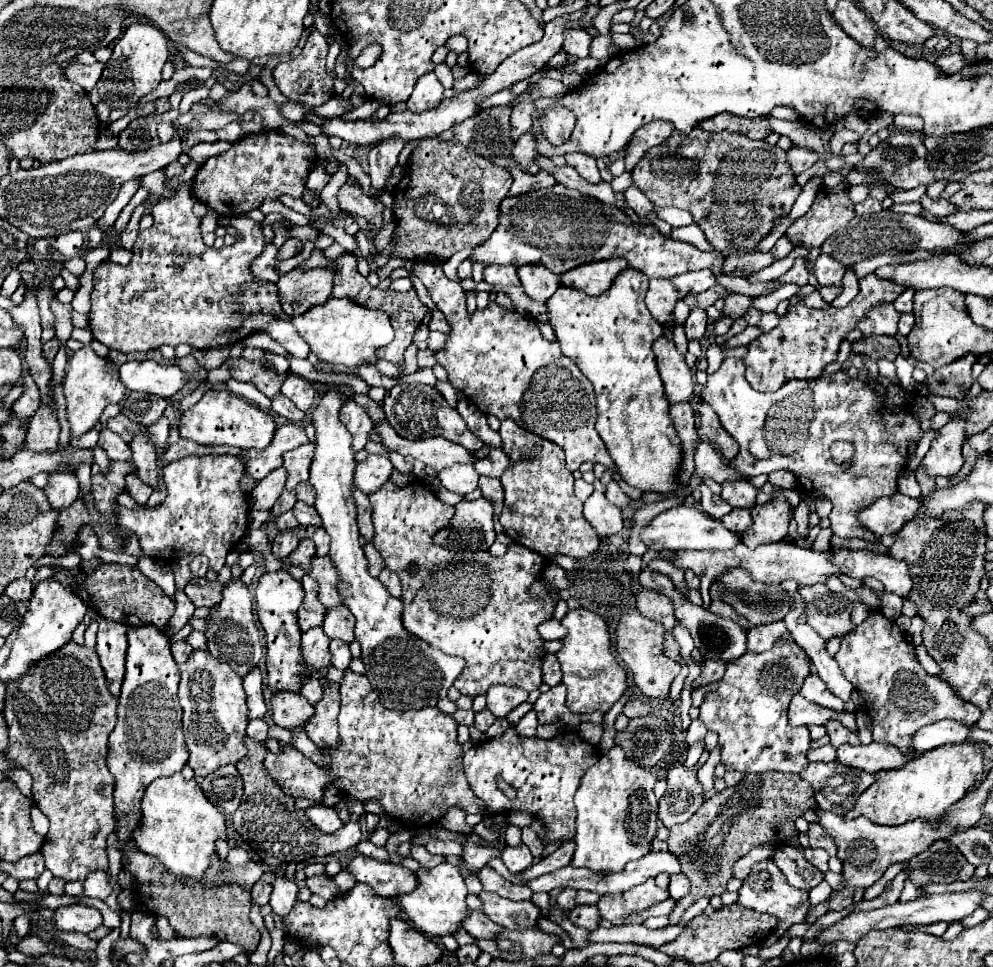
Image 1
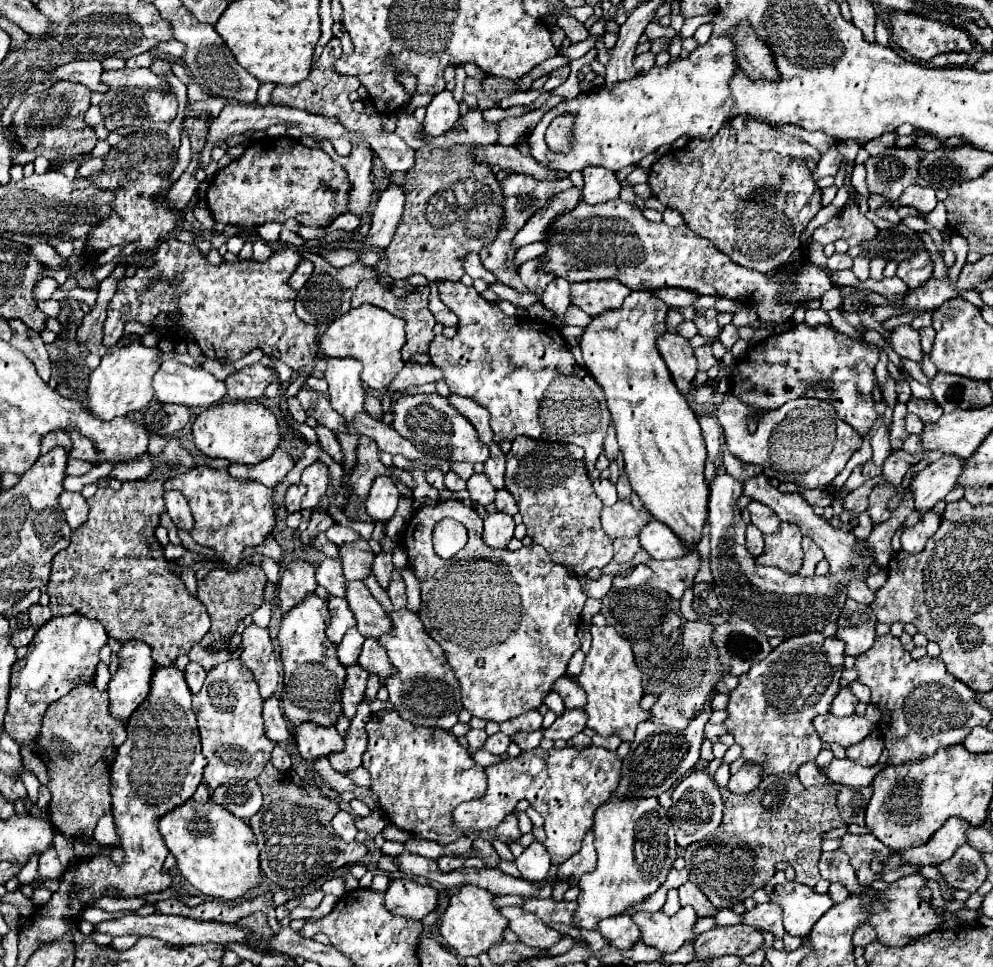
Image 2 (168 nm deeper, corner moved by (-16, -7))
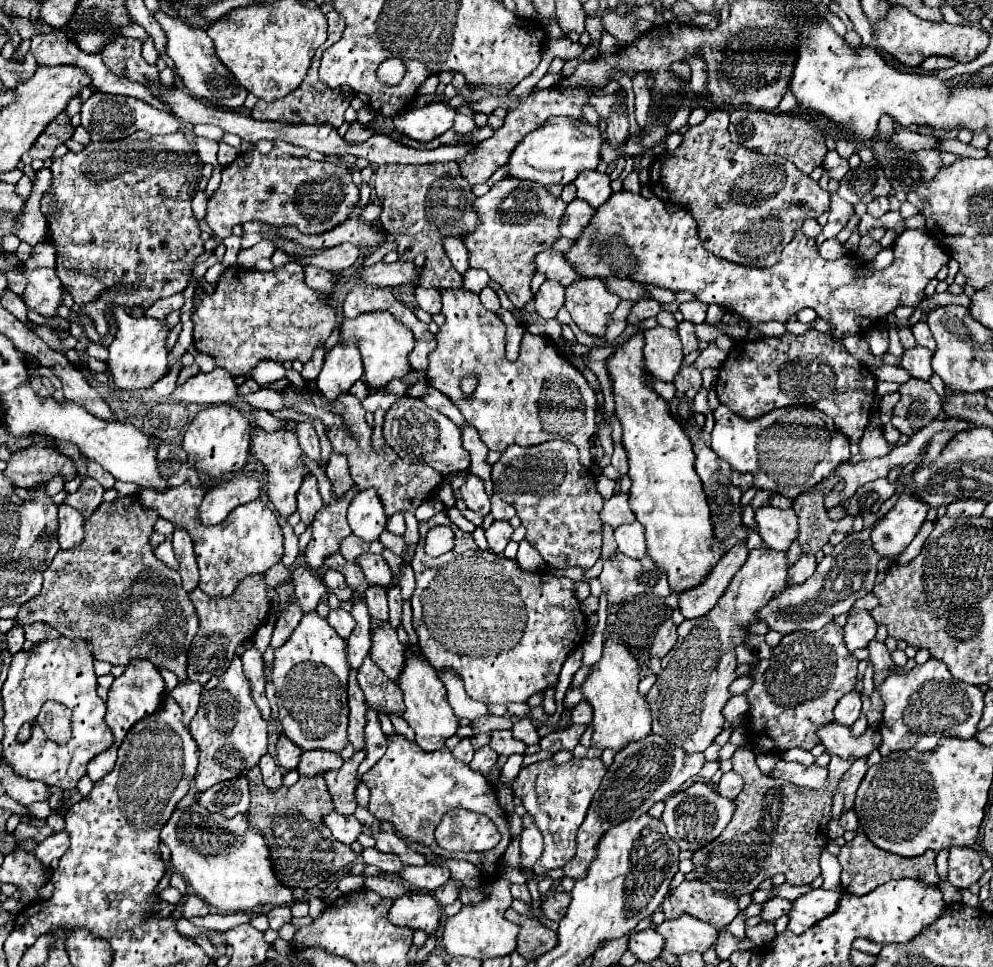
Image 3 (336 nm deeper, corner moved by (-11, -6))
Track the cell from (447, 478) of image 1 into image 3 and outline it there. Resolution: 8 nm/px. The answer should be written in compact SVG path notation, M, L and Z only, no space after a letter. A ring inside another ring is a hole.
M469 474L465 484L461 486L461 498L465 500L467 508L471 508L475 512L481 512L483 516L489 514L489 496L483 488L481 478L475 478L473 474Z

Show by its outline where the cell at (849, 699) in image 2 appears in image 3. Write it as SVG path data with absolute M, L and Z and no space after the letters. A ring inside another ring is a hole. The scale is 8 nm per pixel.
M855 690L847 692L835 706L835 722L841 722L845 726L853 726L853 722L859 718L861 712L861 694Z

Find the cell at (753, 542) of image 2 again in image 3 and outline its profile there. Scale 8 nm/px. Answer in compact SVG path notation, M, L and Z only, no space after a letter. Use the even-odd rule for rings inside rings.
M739 542L739 546L733 546L727 552L727 556L723 556L715 564L711 574L707 574L705 582L701 582L699 586L693 586L691 590L685 590L679 596L679 610L683 612L683 616L691 620L691 618L699 618L707 614L717 604L717 600L723 596L731 578L747 560L747 554L749 554L747 544Z

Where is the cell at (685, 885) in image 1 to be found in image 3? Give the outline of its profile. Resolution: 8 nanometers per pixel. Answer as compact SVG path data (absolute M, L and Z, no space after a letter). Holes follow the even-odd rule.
M683 880L663 902L663 912L667 920L687 912L693 918L709 922L717 930L727 926L739 914L733 896L719 894L699 880Z

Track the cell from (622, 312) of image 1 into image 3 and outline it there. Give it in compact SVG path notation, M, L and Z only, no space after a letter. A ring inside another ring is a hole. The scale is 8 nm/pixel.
M635 330L623 344L615 346L615 352L605 364L613 382L615 416L623 428L623 448L633 482L629 504L645 528L647 554L663 568L675 592L689 590L703 582L731 546L747 538L745 526L737 528L725 546L715 542L707 498L693 466L693 444L683 426L669 412L669 402L651 388L651 374L643 370L643 330Z

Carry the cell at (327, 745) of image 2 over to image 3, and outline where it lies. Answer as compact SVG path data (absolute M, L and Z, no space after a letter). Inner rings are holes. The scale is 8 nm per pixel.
M305 750L301 754L297 772L303 776L315 776L327 770L339 770L341 764L343 764L341 754L331 754L331 750Z

